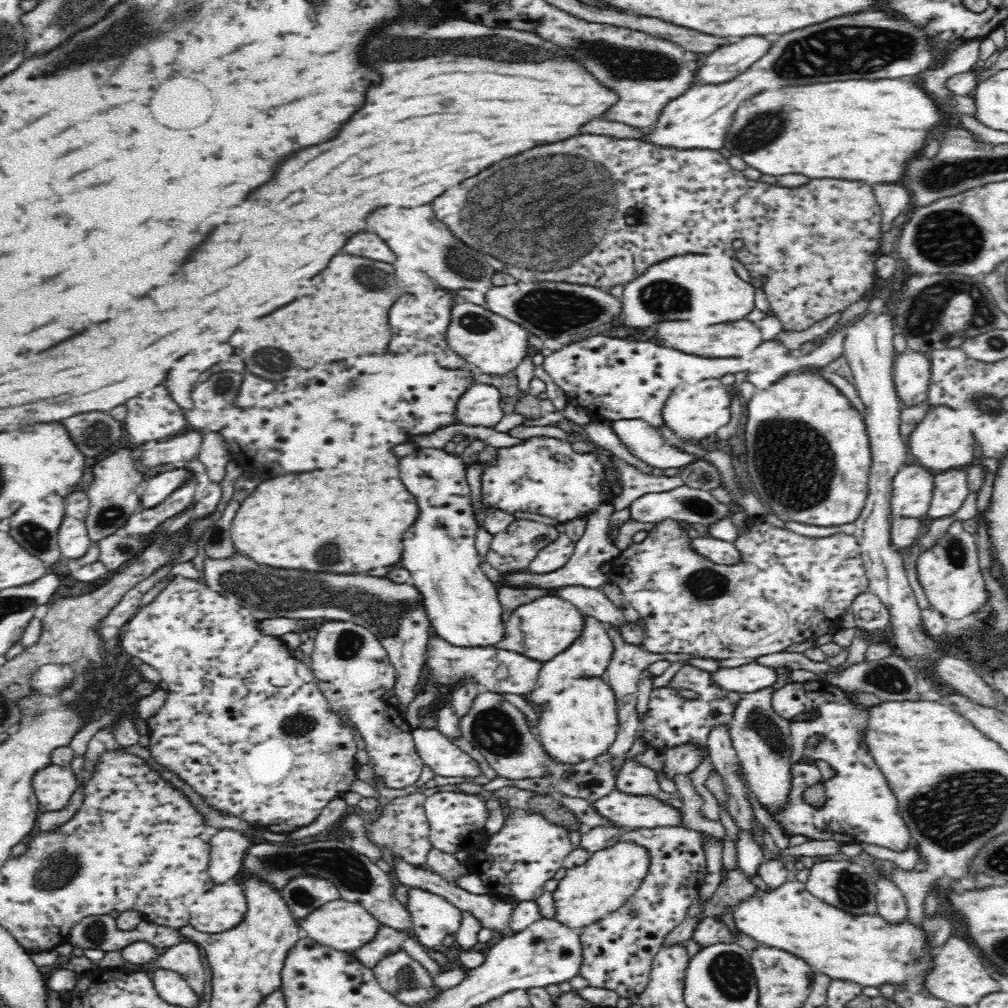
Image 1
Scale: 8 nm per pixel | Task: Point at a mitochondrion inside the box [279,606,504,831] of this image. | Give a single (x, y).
(349, 644)

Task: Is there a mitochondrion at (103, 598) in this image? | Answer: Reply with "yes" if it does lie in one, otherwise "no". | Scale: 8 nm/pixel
no

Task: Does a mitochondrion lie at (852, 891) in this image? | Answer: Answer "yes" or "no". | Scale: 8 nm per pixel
yes

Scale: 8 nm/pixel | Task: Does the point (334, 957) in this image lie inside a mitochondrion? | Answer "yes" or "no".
no

